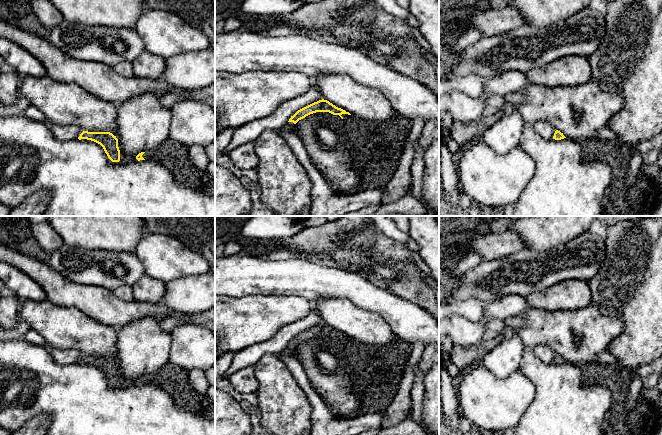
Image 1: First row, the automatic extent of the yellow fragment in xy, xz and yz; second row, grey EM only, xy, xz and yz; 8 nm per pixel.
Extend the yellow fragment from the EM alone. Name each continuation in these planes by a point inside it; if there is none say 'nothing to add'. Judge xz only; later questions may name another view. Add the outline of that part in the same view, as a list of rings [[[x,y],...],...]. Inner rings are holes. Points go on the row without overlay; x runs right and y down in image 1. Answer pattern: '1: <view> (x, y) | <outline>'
1: xz (377, 372) | [[[396,336],[391,344],[381,348],[359,343],[353,339],[341,340],[346,353],[344,371],[353,376],[354,386],[361,399],[357,416],[385,412],[399,389],[411,355],[411,345]]]

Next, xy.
1: xy (174, 381) | [[[167,363],[153,374],[146,375],[142,381],[163,389],[178,407],[215,421],[215,403],[191,386],[189,371]]]

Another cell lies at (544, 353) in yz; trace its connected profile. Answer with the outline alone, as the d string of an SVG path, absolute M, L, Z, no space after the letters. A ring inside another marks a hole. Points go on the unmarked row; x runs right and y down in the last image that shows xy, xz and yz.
M537 345L533 348L536 356L545 364L549 365L553 363L555 353L552 349L546 345Z

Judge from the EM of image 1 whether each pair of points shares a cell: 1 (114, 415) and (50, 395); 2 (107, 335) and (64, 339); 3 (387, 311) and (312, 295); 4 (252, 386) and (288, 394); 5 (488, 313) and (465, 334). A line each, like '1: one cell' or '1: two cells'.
1: one cell
2: one cell
3: one cell
4: two cells
5: one cell

